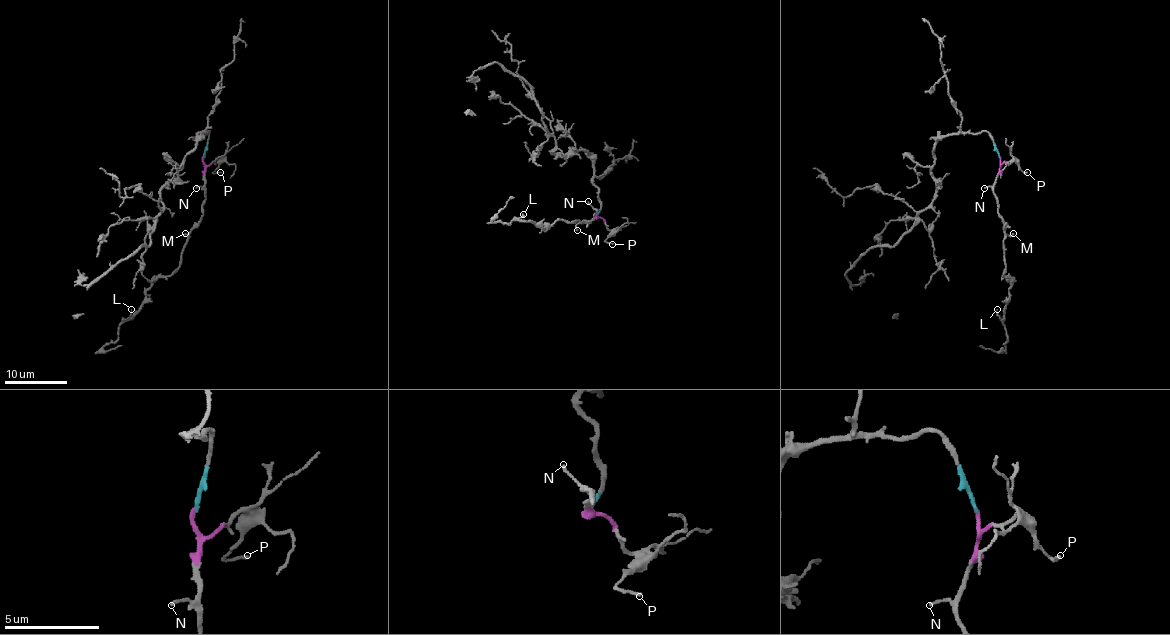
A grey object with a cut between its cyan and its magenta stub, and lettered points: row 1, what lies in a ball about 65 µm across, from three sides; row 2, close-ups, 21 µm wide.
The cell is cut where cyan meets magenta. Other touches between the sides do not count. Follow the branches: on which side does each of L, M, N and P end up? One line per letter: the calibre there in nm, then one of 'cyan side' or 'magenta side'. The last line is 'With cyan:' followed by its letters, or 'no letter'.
L: 130 nm | magenta side
M: 160 nm | magenta side
N: 130 nm | magenta side
P: 140 nm | magenta side
With cyan: no letter

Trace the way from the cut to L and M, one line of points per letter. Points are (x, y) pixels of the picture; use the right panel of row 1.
L: (999, 157), (999, 174), (993, 188), (1004, 224), (1002, 275), (1010, 283), (1002, 317), (998, 310)
M: (999, 157), (999, 174), (993, 188), (998, 215), (1005, 233), (1013, 233)

